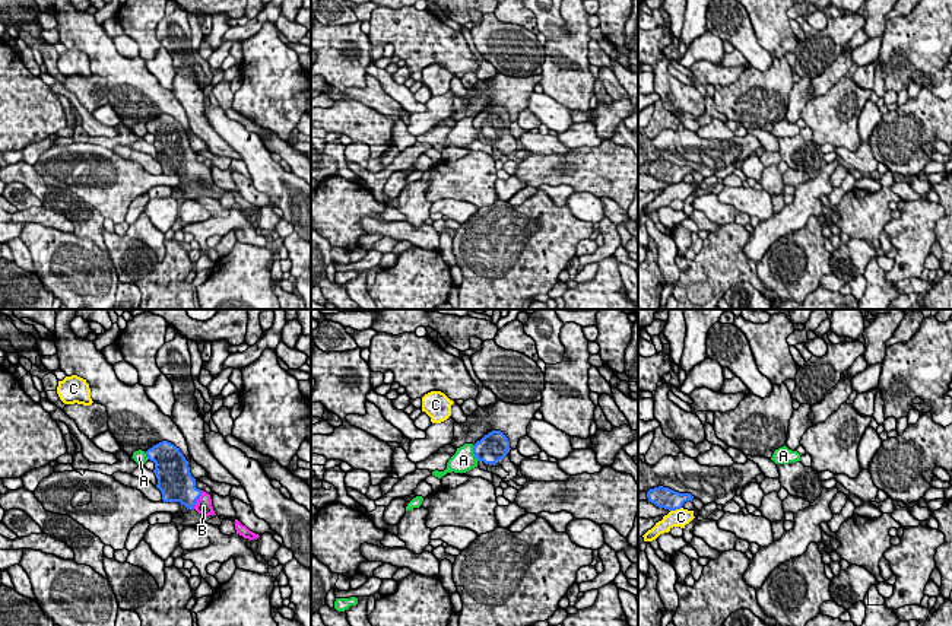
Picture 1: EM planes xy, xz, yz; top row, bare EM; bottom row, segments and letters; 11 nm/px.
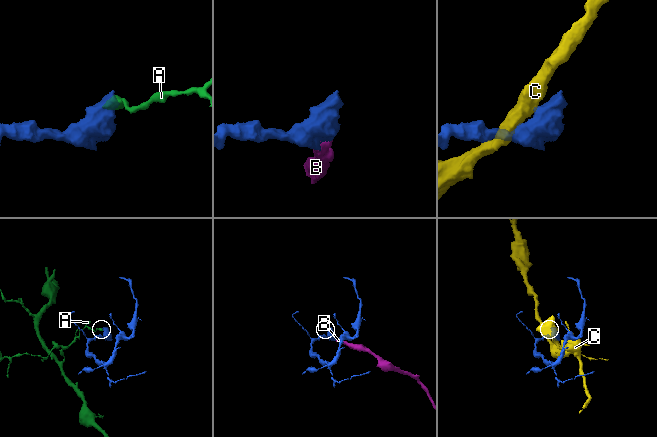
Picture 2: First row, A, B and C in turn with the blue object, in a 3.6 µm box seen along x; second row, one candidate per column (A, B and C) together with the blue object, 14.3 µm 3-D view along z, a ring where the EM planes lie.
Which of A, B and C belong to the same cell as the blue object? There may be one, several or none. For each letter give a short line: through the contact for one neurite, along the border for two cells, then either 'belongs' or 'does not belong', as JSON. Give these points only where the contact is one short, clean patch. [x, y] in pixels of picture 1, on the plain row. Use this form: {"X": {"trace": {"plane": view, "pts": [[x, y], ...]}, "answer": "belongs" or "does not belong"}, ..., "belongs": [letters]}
{"A": {"trace": {"plane": "xz", "pts": [[472, 118], [472, 126], [478, 133]]}, "answer": "does not belong"}, "B": {"answer": "belongs"}, "C": {"trace": {"plane": "yz", "pts": [[681, 180], [670, 184]]}, "answer": "does not belong"}, "belongs": ["B"]}

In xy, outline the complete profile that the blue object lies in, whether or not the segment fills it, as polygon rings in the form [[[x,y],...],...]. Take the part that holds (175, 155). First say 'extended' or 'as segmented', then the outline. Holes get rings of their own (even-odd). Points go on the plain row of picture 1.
extended | [[[162,114],[149,121],[146,130],[155,136],[156,161],[161,163],[164,175],[180,175],[203,190],[216,188],[210,168],[196,161],[196,152],[180,121]]]

